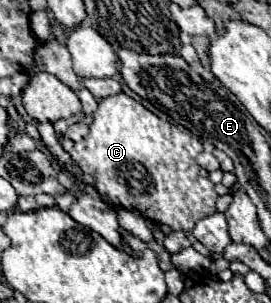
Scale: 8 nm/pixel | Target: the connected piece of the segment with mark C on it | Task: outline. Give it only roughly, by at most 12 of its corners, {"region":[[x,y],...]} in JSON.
{"region":[[127,94],[71,158],[111,204],[191,232],[219,194],[201,142]]}

